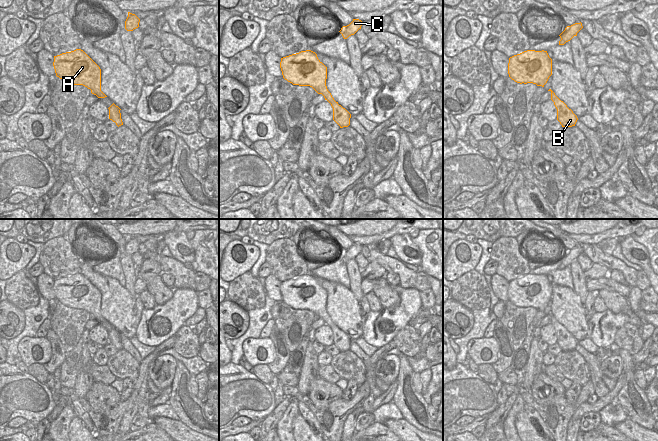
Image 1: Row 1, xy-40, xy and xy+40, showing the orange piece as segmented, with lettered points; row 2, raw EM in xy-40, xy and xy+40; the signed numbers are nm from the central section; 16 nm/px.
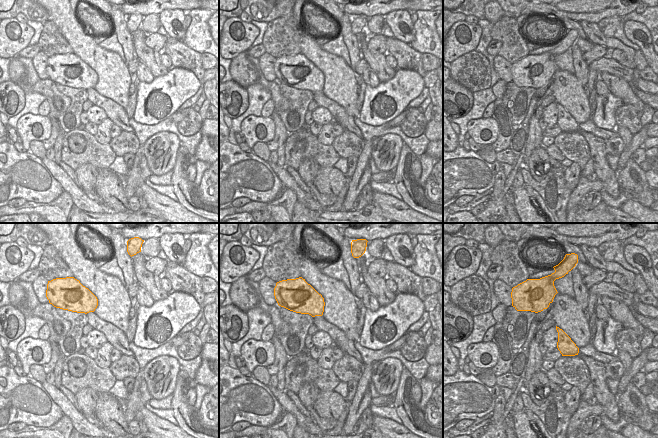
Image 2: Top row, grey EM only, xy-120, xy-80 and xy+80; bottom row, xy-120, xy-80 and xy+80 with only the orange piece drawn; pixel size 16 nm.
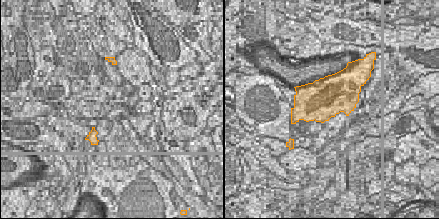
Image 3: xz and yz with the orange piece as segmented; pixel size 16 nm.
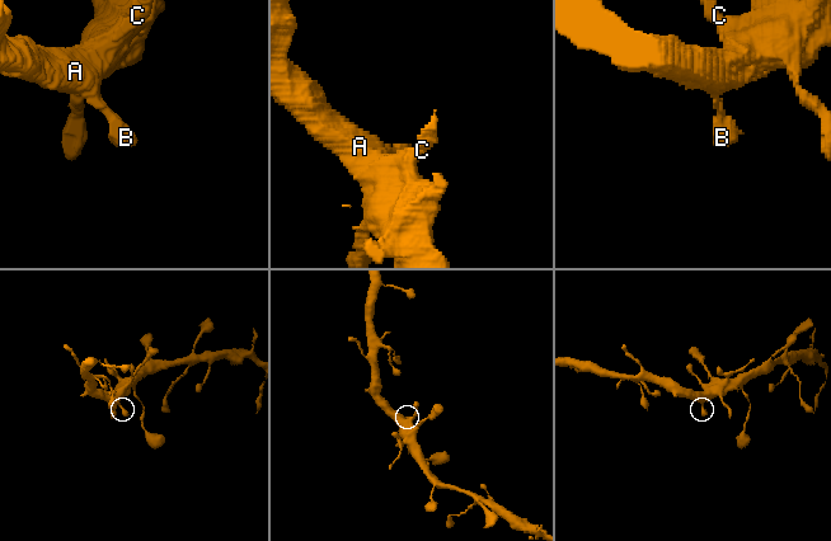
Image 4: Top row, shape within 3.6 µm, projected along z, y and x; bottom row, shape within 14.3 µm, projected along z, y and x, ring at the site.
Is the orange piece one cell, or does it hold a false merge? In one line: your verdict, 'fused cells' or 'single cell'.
single cell

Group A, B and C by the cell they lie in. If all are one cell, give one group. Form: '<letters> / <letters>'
A B C

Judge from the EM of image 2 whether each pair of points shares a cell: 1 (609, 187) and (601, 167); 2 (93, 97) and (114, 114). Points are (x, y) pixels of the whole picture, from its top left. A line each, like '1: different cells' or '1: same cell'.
1: same cell
2: same cell

